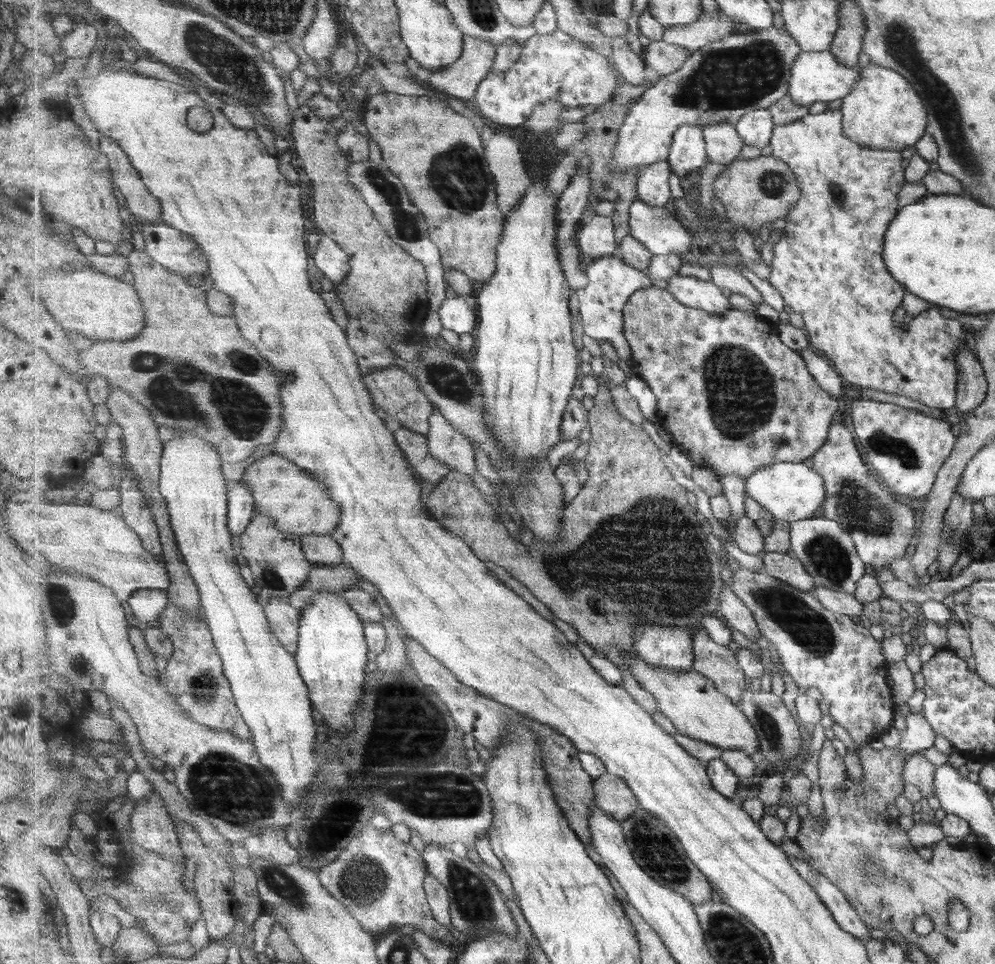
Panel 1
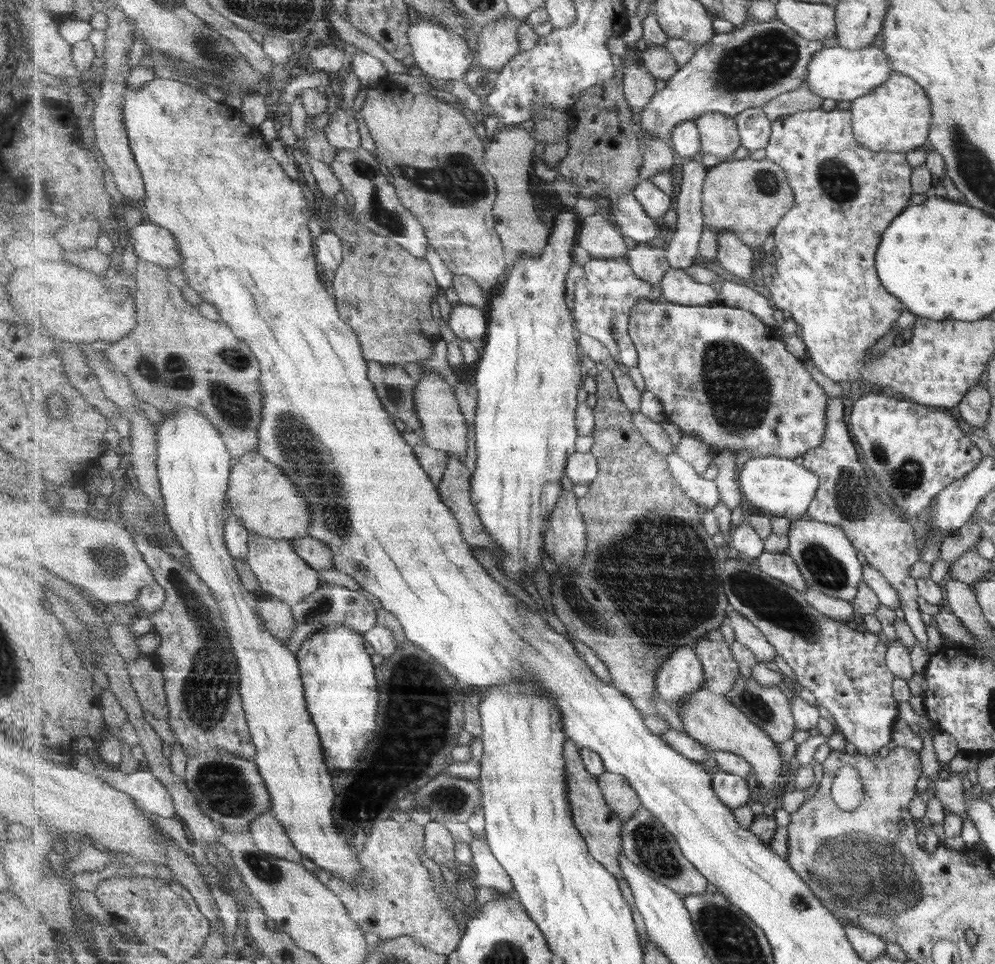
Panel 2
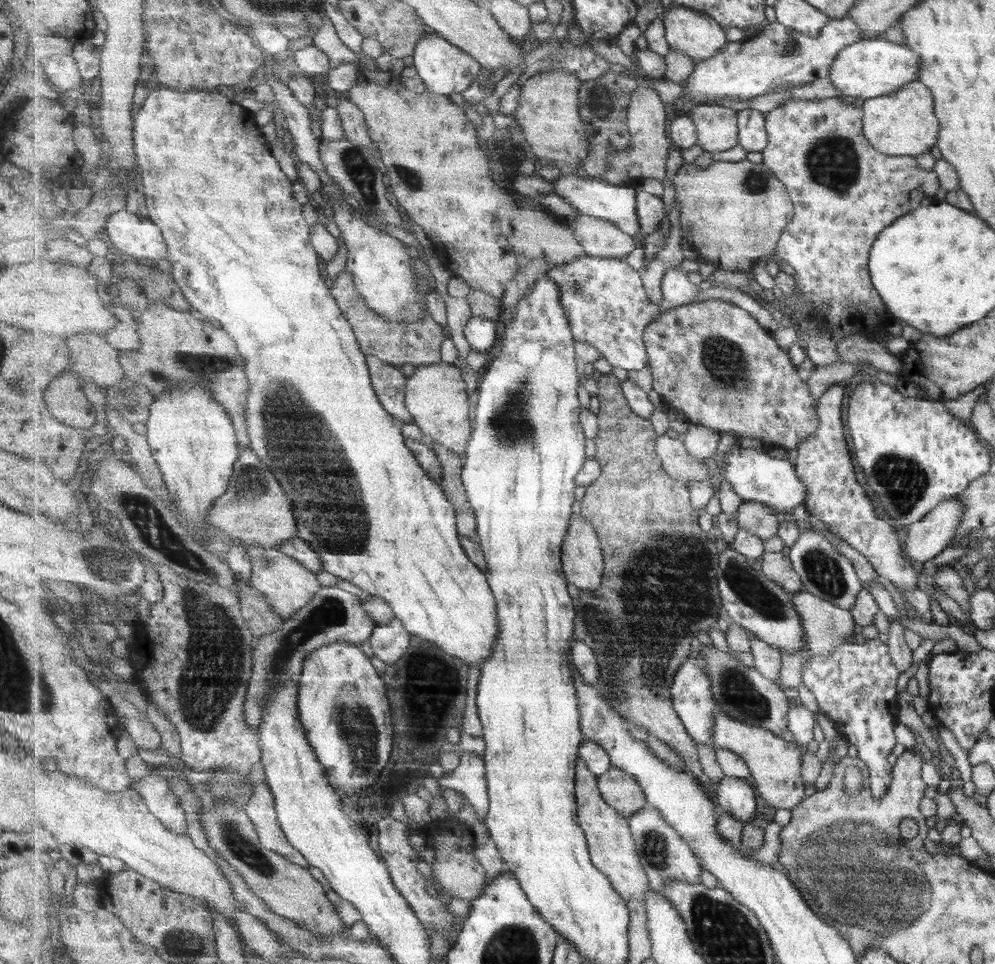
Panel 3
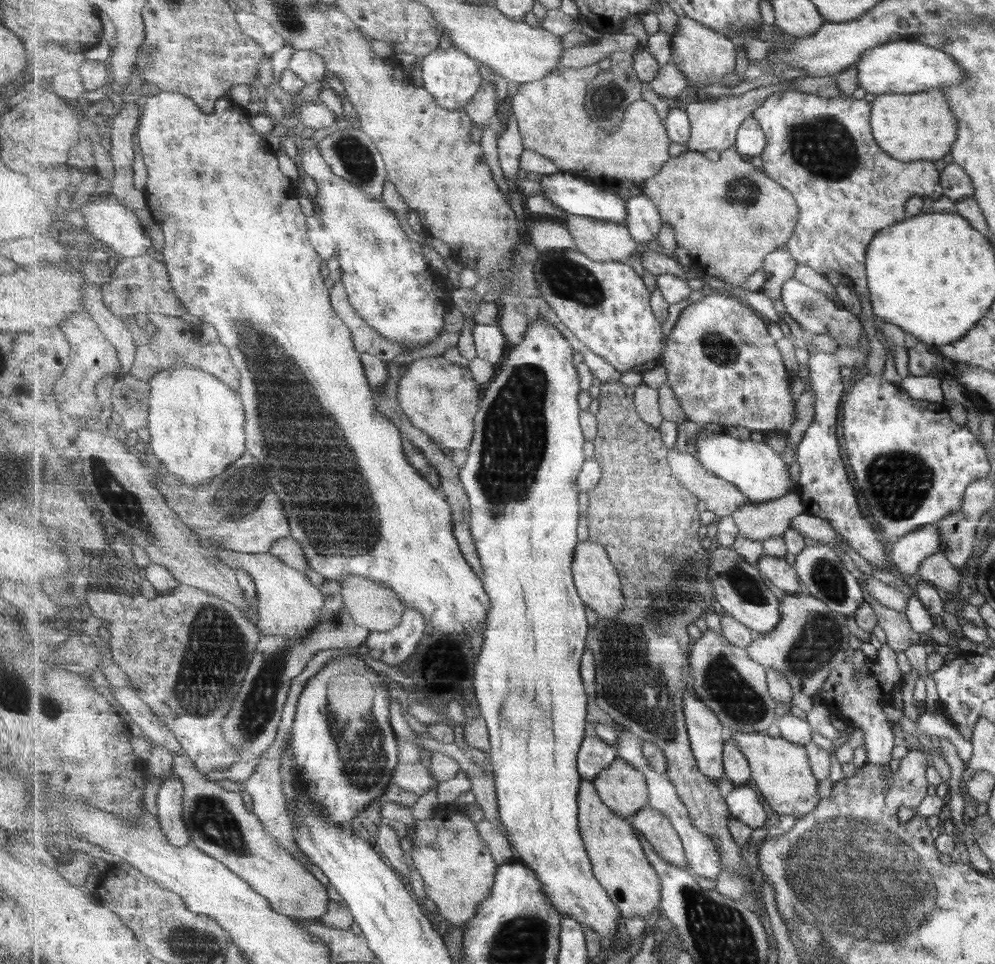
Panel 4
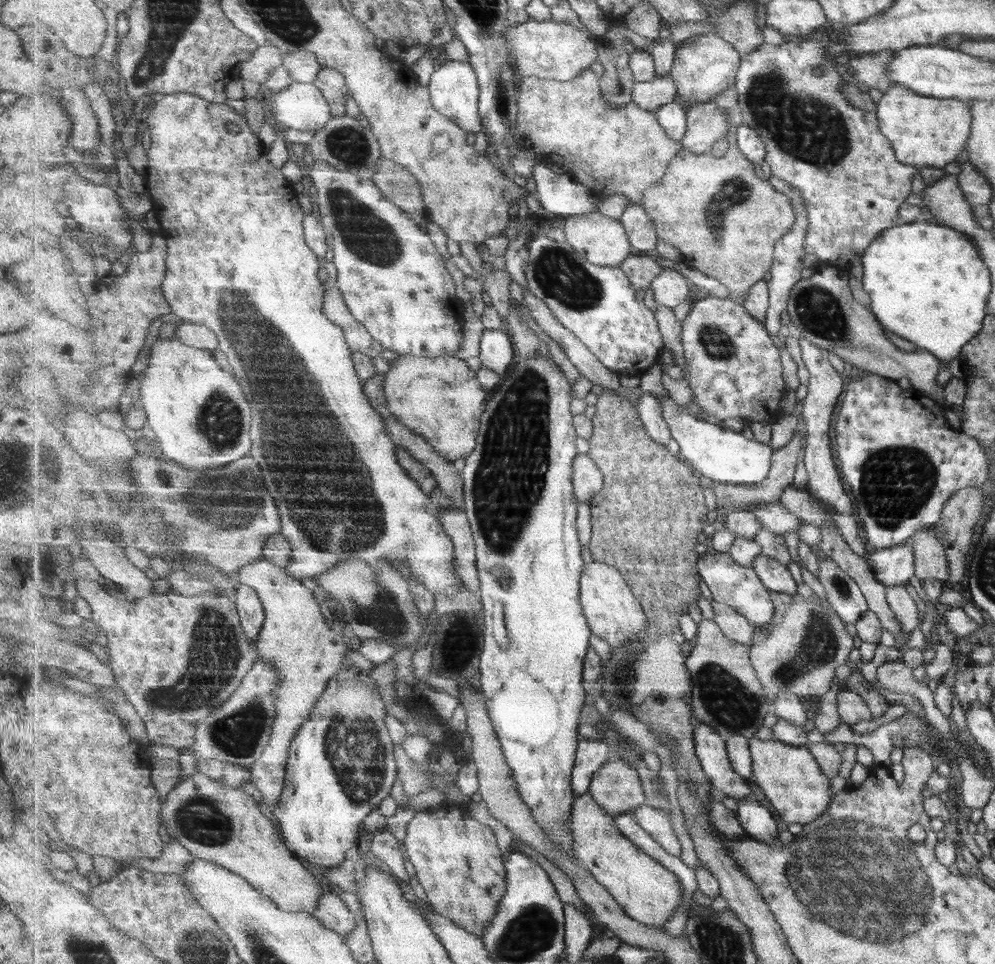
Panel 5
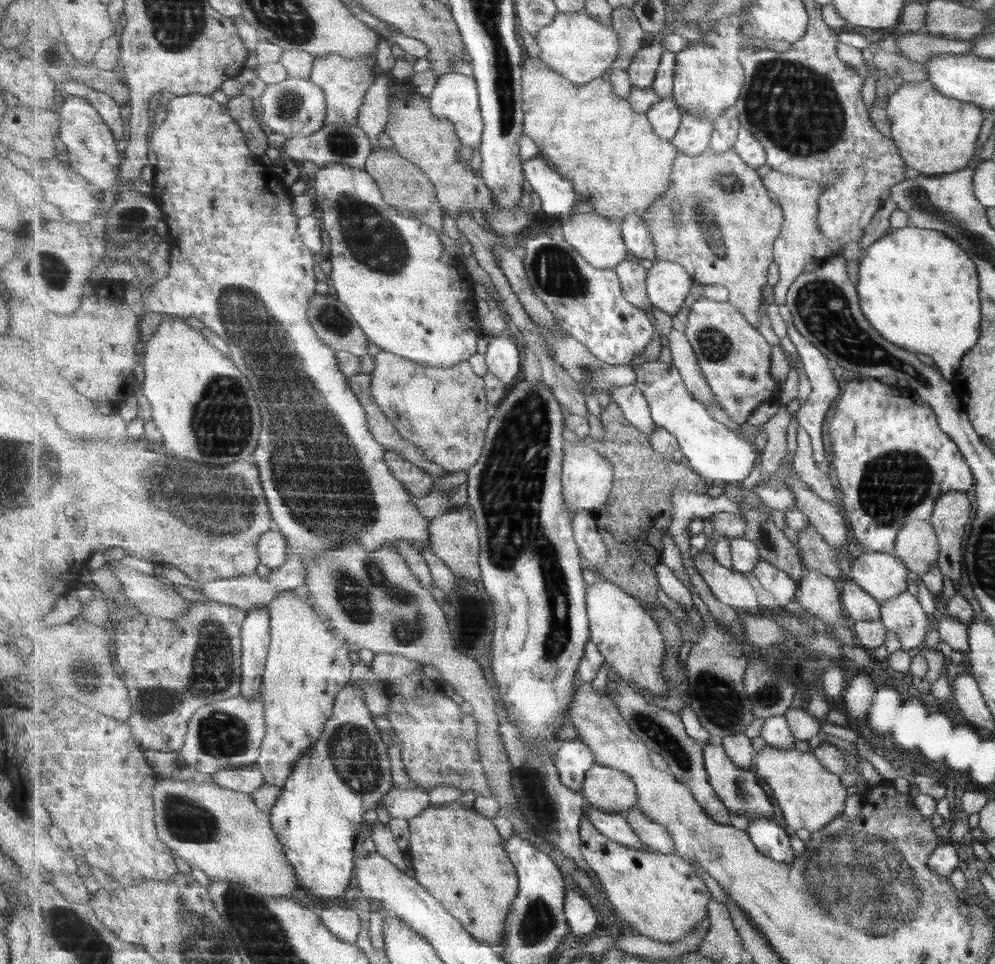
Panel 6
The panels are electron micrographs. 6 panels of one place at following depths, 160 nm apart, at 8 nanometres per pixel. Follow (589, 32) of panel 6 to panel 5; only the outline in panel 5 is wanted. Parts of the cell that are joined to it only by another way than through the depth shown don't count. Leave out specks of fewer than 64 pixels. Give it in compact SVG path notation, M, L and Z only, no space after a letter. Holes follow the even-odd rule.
M529 19L526 23L515 23L506 28L506 41L510 50L510 61L522 78L538 76L542 79L569 82L584 74L584 70L588 70L591 64L598 63L599 39L595 40L570 22L539 22Z

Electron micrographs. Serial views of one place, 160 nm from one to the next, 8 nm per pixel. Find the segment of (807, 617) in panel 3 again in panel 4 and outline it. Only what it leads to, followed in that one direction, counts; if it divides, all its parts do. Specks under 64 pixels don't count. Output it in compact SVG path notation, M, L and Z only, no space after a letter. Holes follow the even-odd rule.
M806 593L781 594L780 623L768 633L760 633L747 647L752 660L765 669L781 671L793 687L793 692L803 692L803 682L811 680L811 698L821 692L829 672L835 670L843 661L843 652L847 650L847 628L845 616L833 612L824 601Z

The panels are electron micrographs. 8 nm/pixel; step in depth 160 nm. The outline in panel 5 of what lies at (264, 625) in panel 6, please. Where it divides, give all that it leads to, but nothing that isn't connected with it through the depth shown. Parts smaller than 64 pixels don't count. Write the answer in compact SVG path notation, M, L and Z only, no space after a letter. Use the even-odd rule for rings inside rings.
M239 583L239 587L233 597L240 613L242 627L247 637L249 637L249 641L257 643L266 619L262 600L254 588L242 583Z

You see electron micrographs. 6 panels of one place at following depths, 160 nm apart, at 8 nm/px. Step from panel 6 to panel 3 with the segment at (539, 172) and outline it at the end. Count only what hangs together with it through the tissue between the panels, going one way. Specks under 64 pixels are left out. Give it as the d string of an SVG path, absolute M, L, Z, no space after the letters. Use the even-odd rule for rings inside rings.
M571 174L562 175L555 181L555 193L575 209L579 209L579 212L607 220L633 237L641 233L641 220L637 214L638 191L639 189L626 187L626 185L611 185L600 179L587 180Z

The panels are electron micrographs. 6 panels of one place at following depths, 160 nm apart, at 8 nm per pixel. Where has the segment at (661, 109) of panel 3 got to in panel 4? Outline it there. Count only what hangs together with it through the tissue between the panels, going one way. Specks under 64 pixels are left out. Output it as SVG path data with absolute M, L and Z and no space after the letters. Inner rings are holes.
M597 64L583 68L559 66L543 80L520 84L517 94L512 96L511 101L512 110L520 126L524 147L527 150L540 152L545 158L549 158L560 171L571 172L601 189L617 190L620 187L639 187L642 190L646 181L659 174L661 168L671 159L669 146L673 146L673 142L655 106L643 99L636 100L628 106L622 124L612 130L609 138L601 134L598 122L589 116L586 108L588 89L600 73L601 70Z

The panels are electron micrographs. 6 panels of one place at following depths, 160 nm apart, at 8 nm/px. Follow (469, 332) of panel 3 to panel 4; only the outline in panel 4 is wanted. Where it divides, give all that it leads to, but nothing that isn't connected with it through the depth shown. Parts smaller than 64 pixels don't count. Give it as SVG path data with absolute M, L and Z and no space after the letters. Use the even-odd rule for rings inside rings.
M477 323L474 327L474 341L478 357L496 366L504 360L509 349L509 342L499 324Z

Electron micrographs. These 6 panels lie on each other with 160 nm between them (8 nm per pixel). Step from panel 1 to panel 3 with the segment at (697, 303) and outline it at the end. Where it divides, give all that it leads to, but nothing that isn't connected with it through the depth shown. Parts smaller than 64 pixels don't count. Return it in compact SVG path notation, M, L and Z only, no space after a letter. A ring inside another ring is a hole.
M681 268L669 269L662 282L662 292L672 307L692 304L699 294L699 286L688 277Z

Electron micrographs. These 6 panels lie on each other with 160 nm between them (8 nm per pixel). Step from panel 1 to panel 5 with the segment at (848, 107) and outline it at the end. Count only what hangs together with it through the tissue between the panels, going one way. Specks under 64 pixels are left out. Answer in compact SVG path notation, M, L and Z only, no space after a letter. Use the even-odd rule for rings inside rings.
M892 84L875 105L880 132L893 149L895 160L915 169L943 170L966 146L970 131L970 108L957 99L925 97Z

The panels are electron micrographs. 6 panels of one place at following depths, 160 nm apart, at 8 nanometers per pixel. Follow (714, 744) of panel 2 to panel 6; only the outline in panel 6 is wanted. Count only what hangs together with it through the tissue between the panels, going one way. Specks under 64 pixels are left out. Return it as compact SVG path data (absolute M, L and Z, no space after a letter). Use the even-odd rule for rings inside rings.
M766 745L756 755L754 771L773 790L786 823L793 830L804 828L810 833L820 831L843 810L845 787L835 773L828 772L814 752L805 753L794 748L785 750Z

